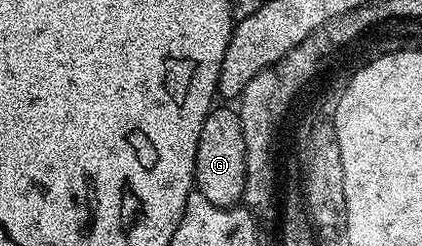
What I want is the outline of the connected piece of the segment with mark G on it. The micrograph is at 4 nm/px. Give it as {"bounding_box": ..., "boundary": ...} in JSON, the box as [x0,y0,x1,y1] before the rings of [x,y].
{"bounding_box":[194,105,244,206],"boundary":[[[219,105],[211,109],[204,120],[204,128],[200,132],[200,140],[196,148],[196,168],[194,181],[197,193],[208,196],[212,204],[217,206],[236,206],[242,202],[244,192],[244,132],[238,119],[237,109]]]}

